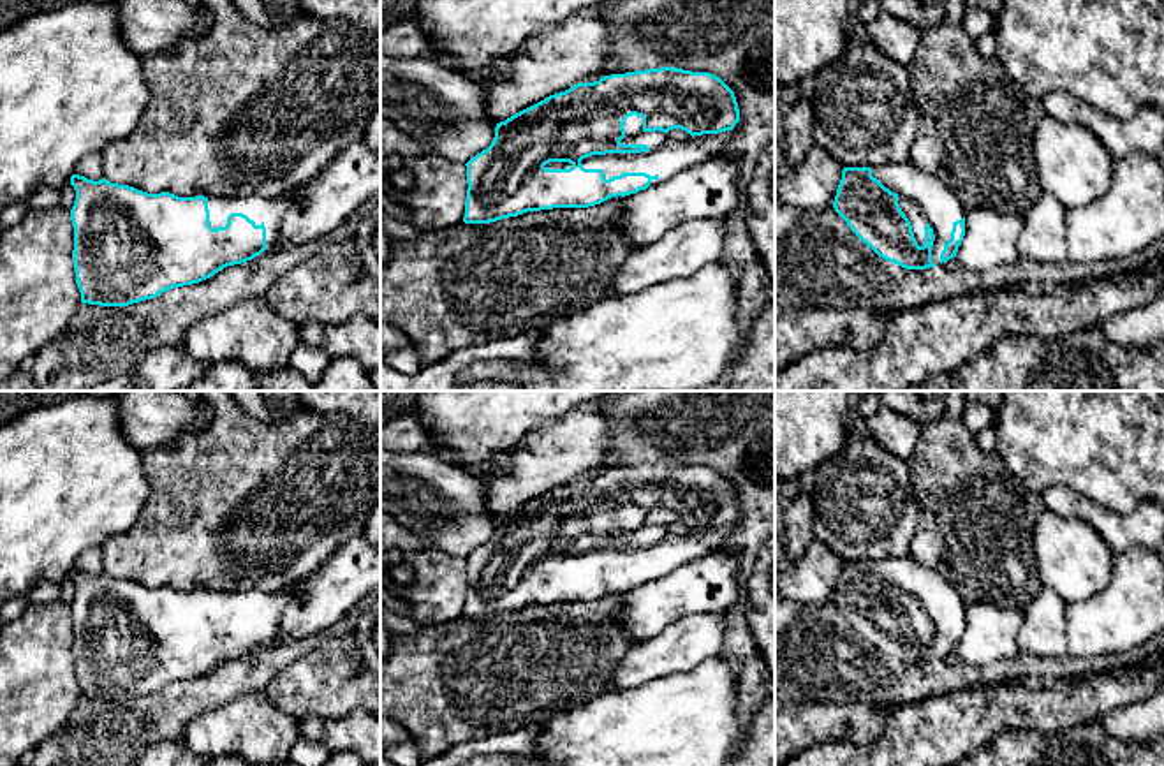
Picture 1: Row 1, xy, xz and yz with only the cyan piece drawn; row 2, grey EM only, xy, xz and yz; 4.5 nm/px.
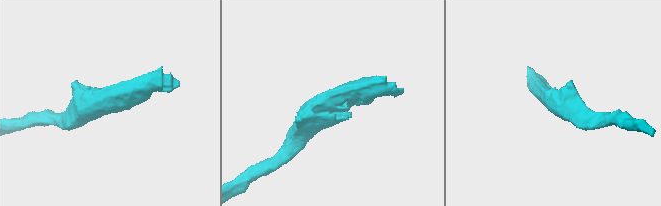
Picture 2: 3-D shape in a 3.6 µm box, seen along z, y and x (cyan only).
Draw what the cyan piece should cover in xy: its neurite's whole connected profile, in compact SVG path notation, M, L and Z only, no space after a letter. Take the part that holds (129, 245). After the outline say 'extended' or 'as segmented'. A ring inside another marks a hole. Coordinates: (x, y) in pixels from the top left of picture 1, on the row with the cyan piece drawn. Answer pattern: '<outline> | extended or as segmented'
M79 174L70 176L70 185L76 190L70 210L76 284L81 303L100 306L129 306L252 261L280 241L284 215L301 204L296 190L280 197L178 197Z | extended

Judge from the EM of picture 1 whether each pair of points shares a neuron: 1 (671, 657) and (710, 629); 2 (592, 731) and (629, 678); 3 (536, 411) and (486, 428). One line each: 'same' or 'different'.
1: same
2: different
3: same

